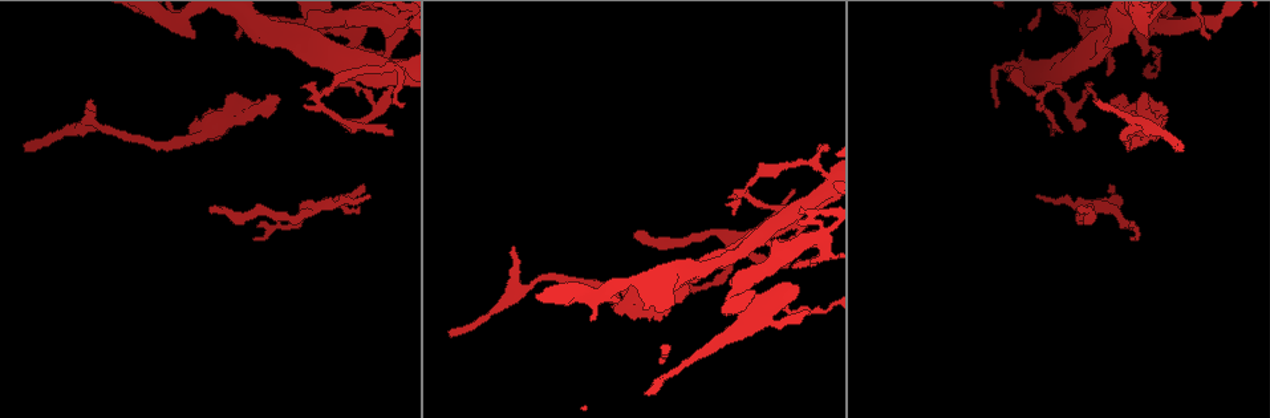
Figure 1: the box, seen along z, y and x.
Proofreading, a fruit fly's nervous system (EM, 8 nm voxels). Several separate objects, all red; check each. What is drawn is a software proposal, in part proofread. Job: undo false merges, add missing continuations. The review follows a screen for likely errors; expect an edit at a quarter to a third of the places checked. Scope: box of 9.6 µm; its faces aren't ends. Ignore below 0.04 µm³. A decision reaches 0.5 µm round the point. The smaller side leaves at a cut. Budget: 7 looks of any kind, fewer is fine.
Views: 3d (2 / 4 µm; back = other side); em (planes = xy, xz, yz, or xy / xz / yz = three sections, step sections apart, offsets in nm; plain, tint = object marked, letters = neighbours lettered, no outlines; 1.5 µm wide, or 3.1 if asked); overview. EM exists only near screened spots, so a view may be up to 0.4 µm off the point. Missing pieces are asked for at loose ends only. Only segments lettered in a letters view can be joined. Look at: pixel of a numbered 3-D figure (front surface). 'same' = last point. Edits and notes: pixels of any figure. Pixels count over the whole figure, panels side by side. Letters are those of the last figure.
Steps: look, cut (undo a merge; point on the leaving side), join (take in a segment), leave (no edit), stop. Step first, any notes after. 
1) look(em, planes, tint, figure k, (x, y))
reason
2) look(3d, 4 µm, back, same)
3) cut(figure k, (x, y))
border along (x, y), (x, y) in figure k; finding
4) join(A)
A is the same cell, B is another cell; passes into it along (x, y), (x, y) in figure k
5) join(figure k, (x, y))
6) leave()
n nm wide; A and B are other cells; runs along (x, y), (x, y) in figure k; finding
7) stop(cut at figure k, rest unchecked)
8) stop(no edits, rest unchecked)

look(3d, 4 µm, figure 1, (88, 102))
thin end

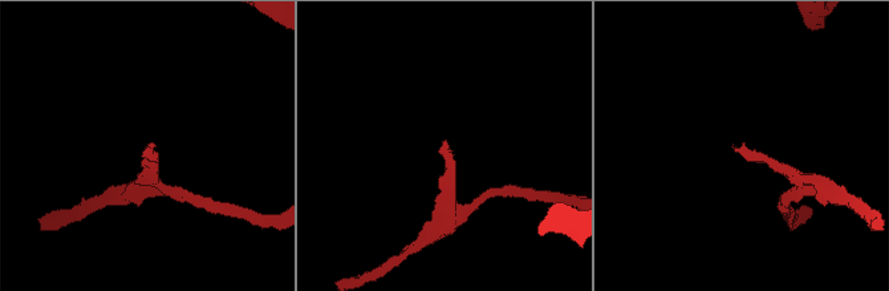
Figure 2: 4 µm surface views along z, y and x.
look(em, yz, step 4, letters, figure 2, (444, 141))
shape alone is not enough

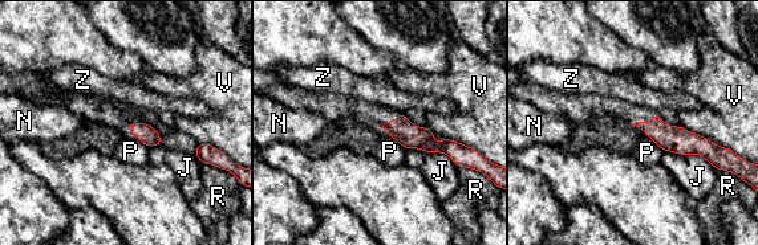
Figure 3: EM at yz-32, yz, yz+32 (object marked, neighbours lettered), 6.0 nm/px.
look(em, planes, letters, same)

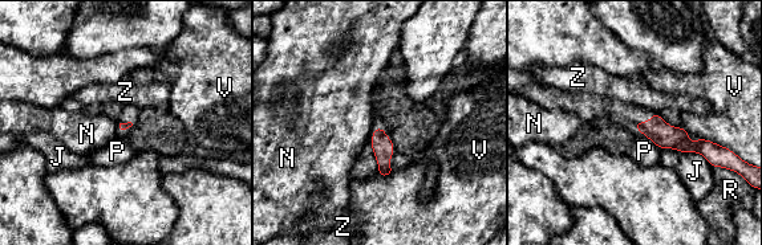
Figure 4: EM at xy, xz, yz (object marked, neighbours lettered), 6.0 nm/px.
leave()
J, N, P, R, V and Z are other cells; border along (645, 137), (660, 150) in figure 4; none of them fits

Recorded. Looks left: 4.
look(em, yz, step 4, tint, figure 1, (447, 331))

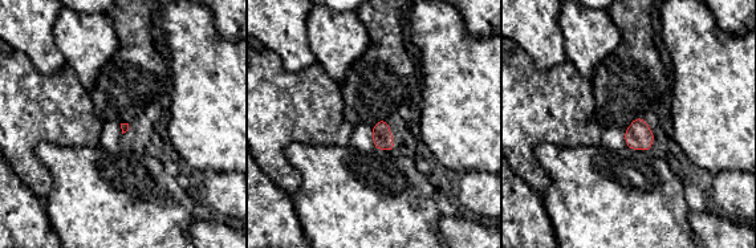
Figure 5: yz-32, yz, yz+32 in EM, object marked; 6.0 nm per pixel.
look(em, planes, letters, same)
another direction

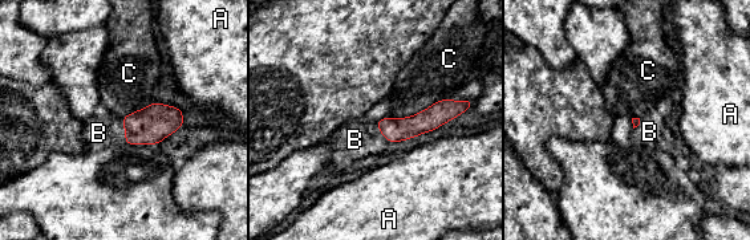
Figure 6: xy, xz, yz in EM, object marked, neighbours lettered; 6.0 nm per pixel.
join(B)
B is the same cell, A and C are other cells; passes into it along (151, 125), (125, 130), (98, 133) in figure 6; the neuron continues

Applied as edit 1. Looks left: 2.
look(3d, 2 µm, figure 1, (1036, 198))
thin end

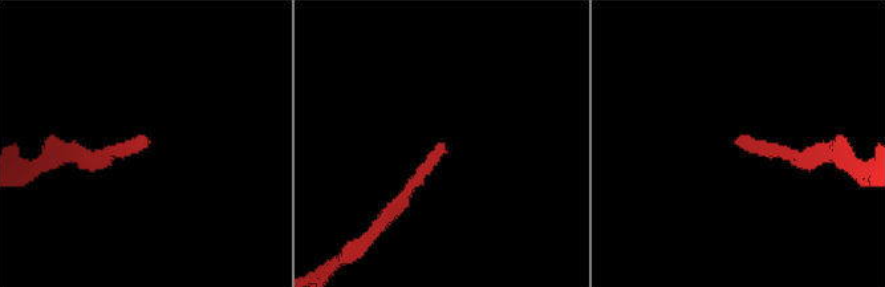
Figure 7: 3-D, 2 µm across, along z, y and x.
look(em, planes, letters, figure 7, (443, 146))

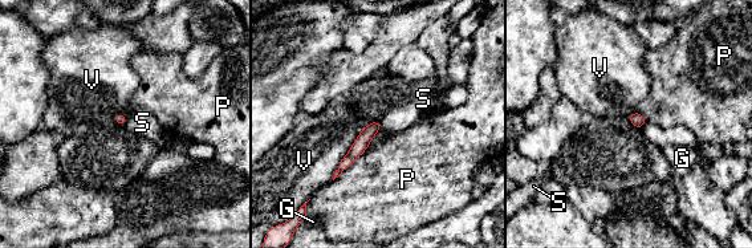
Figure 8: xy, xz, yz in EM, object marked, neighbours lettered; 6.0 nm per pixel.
leave()
G, P, S and V are other cells; border along (126, 116), (124, 125) in figure 8; no lettered segment goes on from it

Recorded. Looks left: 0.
stop(join at figure 6, rest unchecked)

